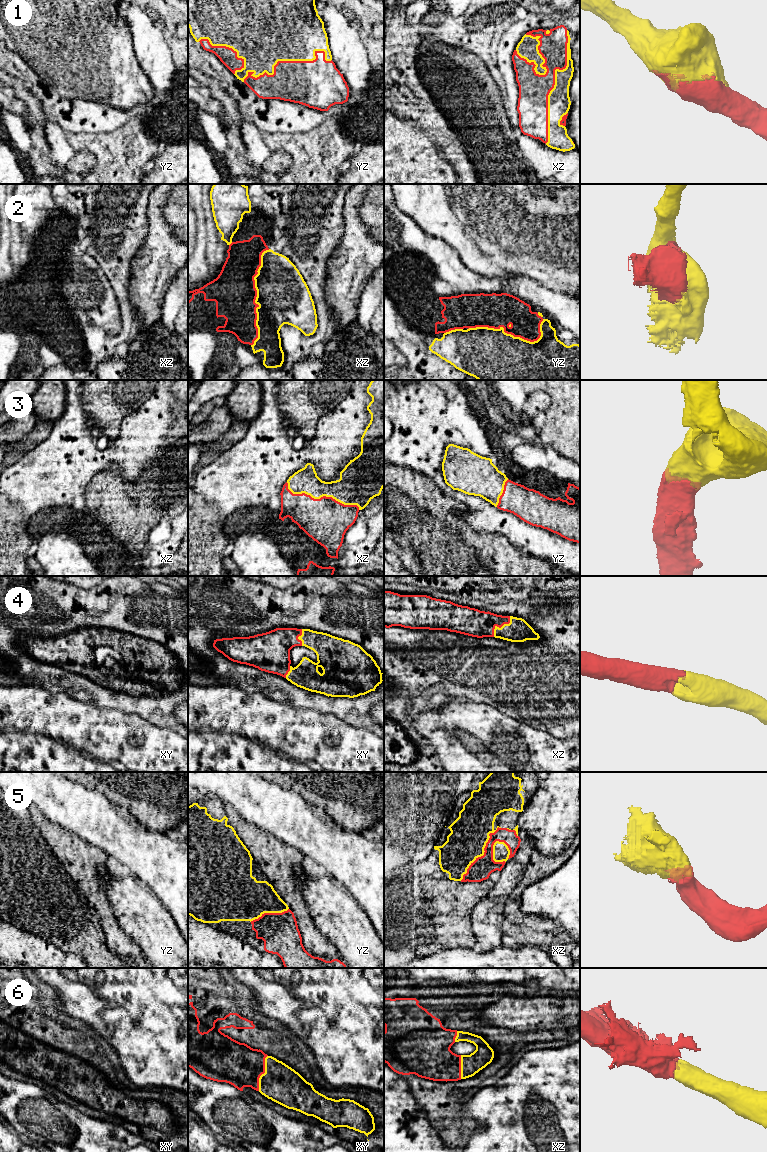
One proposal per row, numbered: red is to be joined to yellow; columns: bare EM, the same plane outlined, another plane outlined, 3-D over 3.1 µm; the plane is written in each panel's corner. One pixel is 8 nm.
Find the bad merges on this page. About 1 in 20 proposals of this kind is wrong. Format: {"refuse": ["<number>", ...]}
{"refuse": ["2"]}

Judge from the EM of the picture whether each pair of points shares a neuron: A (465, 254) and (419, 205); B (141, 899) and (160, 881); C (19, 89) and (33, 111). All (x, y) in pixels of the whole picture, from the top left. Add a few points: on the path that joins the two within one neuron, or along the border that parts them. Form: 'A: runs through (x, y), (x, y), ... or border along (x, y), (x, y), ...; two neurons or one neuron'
A: runs through (459, 241), (432, 214); one neuron
B: border along (134, 874), (150, 887), (166, 908); two neurons
C: runs through (24, 94), (33, 106); one neuron

